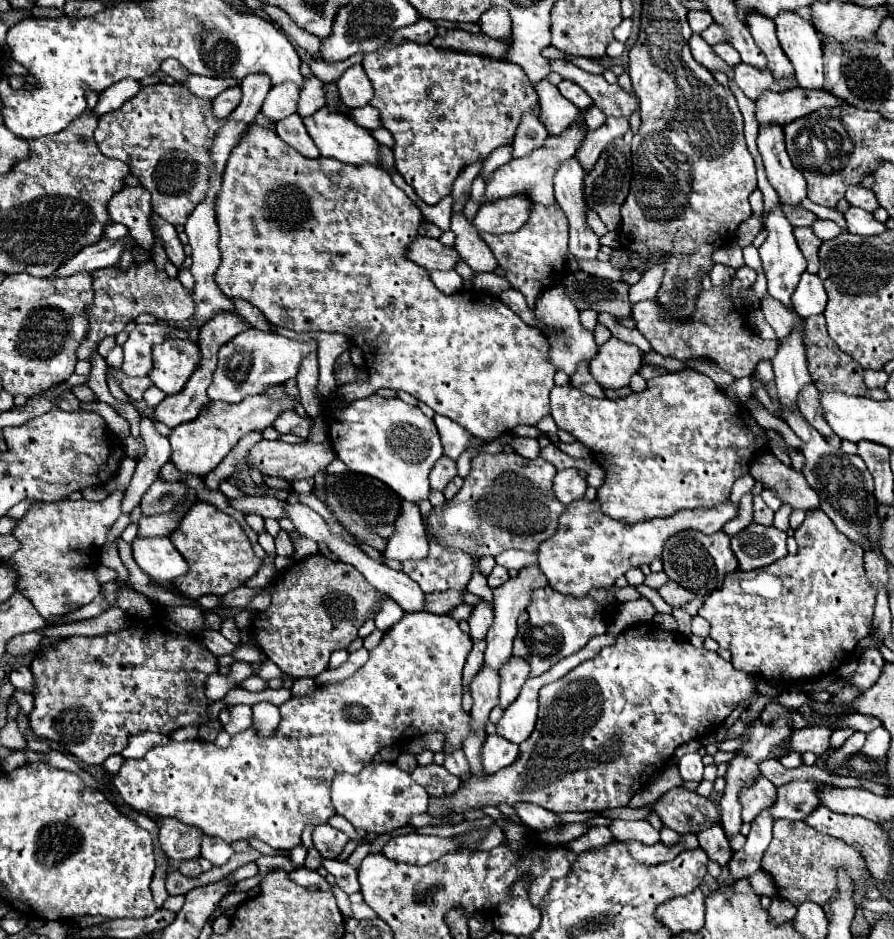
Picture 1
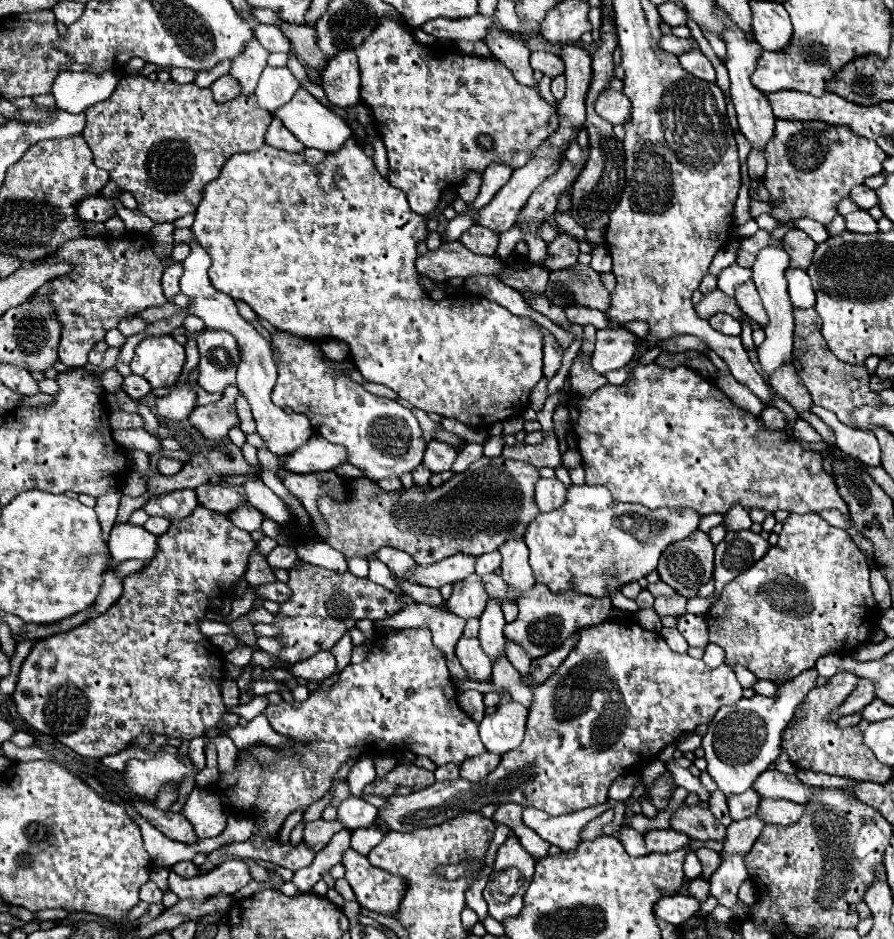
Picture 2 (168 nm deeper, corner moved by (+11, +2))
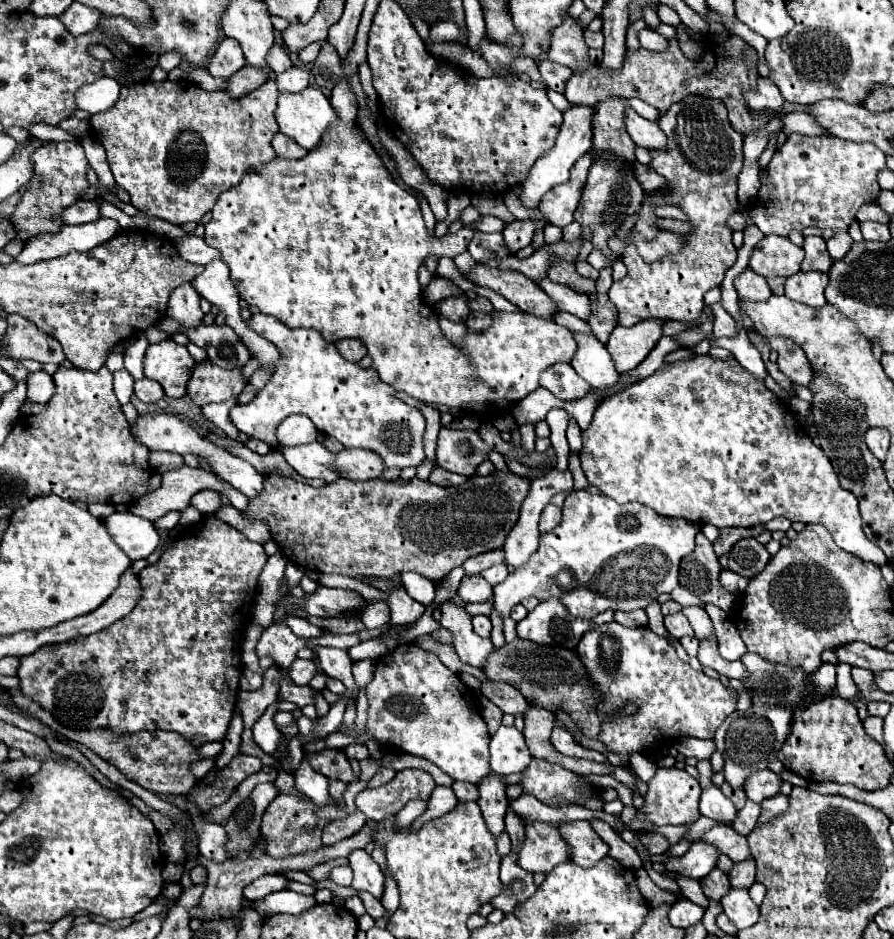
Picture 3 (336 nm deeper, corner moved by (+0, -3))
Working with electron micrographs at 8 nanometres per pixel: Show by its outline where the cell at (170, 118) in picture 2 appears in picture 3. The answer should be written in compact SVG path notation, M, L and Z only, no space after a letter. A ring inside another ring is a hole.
M140 81L124 85L114 109L92 115L90 127L94 139L106 149L106 159L118 187L130 195L136 209L174 225L188 221L198 223L202 215L212 211L218 195L238 183L250 167L260 167L276 157L270 145L272 137L278 133L274 117L276 101L276 81L266 81L262 87L240 99L230 99L224 91L204 91L188 81Z

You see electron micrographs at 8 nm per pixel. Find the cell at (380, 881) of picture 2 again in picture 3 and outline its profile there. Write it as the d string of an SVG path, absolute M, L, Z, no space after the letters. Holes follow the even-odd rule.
M364 849L350 853L348 861L350 861L350 867L354 871L352 887L356 891L368 891L376 899L382 899L382 895L384 895L384 873L382 873L380 865Z

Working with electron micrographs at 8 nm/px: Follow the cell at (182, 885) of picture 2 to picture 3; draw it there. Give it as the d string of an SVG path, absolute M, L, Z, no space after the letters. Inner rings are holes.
M262 875L258 879L254 879L250 885L244 887L244 897L248 901L258 901L262 897L266 897L268 893L274 893L274 891L282 891L286 887L288 879L284 875Z

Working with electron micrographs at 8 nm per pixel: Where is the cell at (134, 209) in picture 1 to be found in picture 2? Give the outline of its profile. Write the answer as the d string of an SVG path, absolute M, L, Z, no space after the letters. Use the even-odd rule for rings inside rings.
M89 196L87 200L81 200L77 212L79 220L83 222L105 222L111 216L115 216L115 208L103 196L93 196L93 198Z

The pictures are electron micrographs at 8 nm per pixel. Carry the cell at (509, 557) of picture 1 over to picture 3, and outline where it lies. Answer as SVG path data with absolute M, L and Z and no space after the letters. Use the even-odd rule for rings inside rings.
M500 563L500 565L494 565L494 567L486 569L486 571L482 573L482 577L484 577L486 581L490 581L490 585L498 585L498 583L502 583L502 581L508 577L506 563Z

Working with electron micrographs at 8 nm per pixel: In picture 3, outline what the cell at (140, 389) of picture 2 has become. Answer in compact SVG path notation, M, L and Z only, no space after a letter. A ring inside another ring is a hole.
M140 379L134 383L134 393L142 403L156 403L158 399L164 397L164 391L160 387L160 383L152 381L152 379Z

